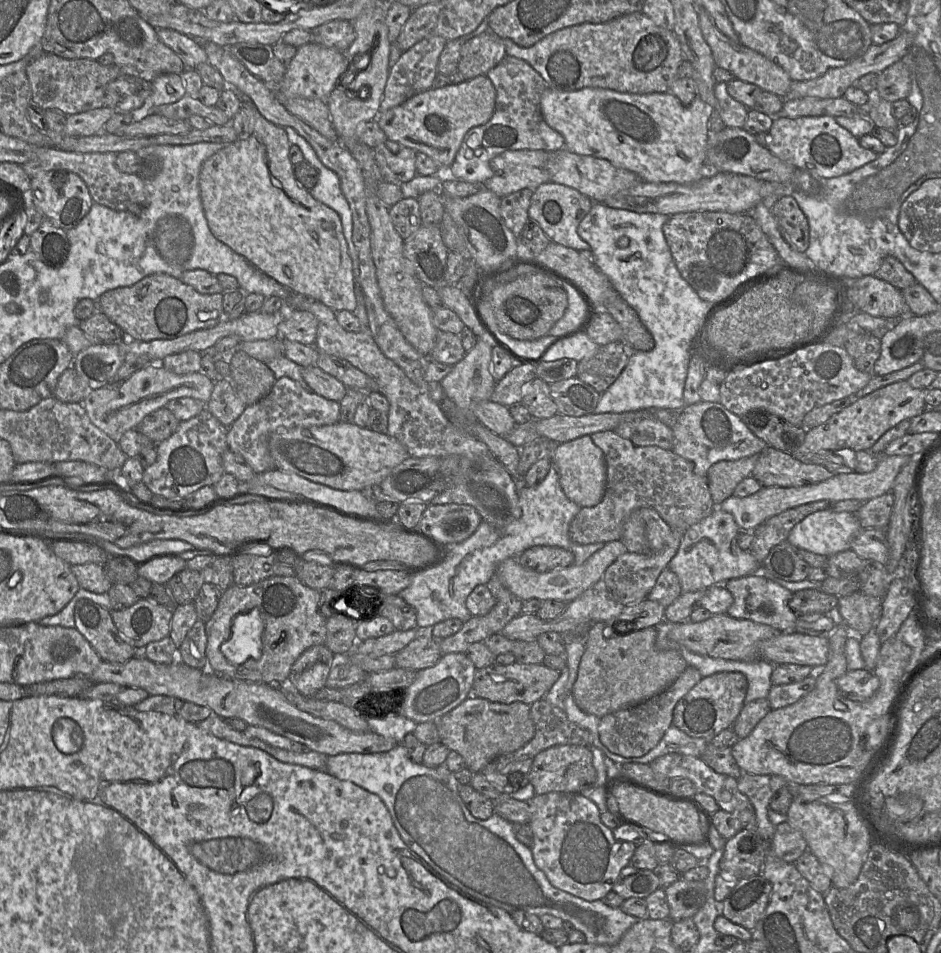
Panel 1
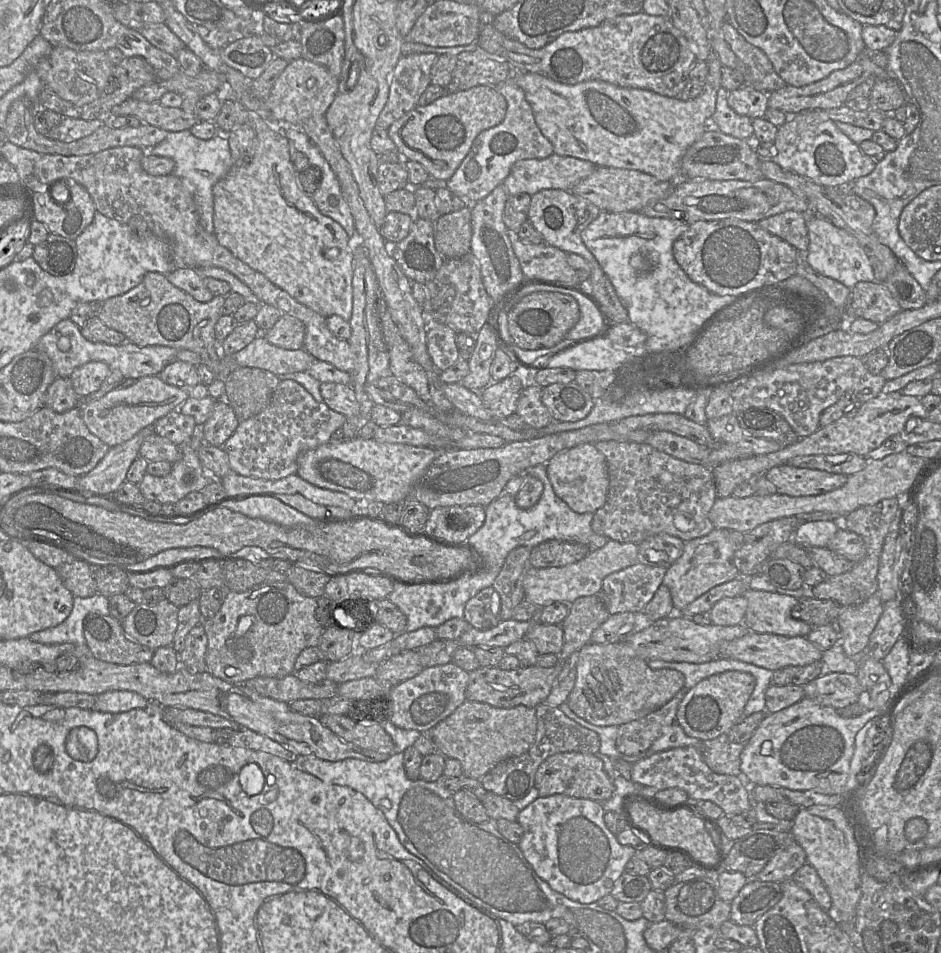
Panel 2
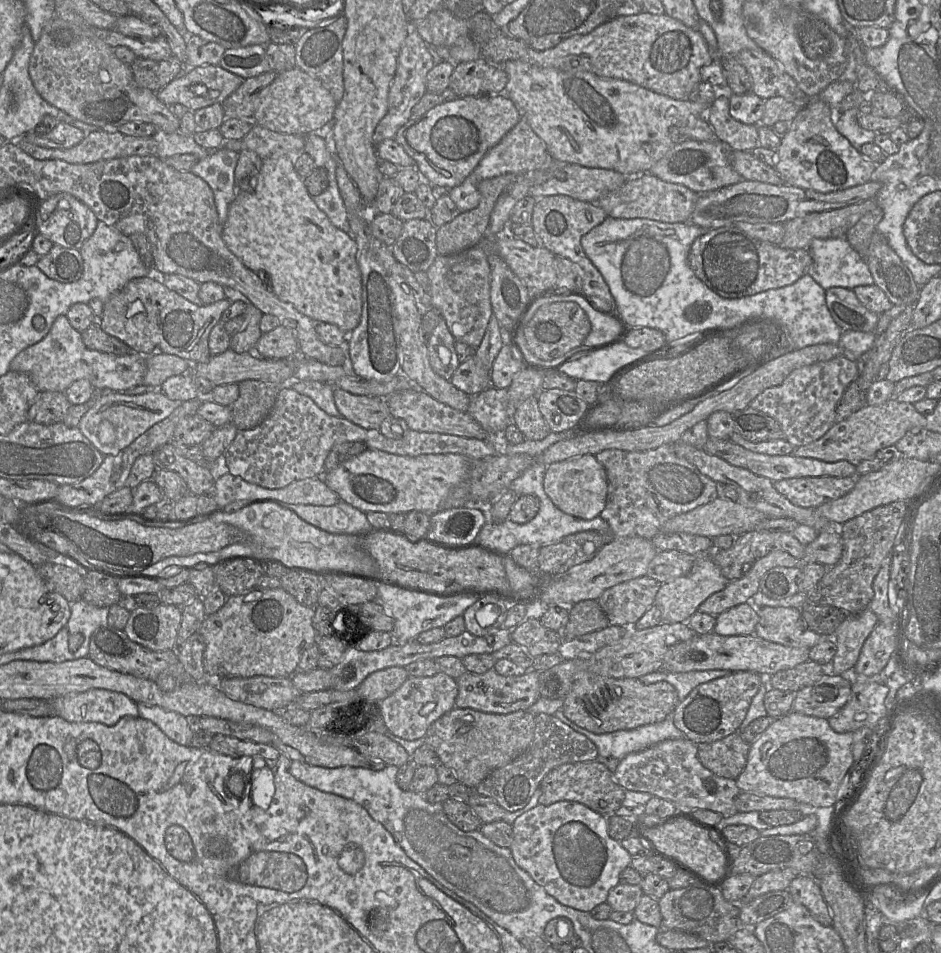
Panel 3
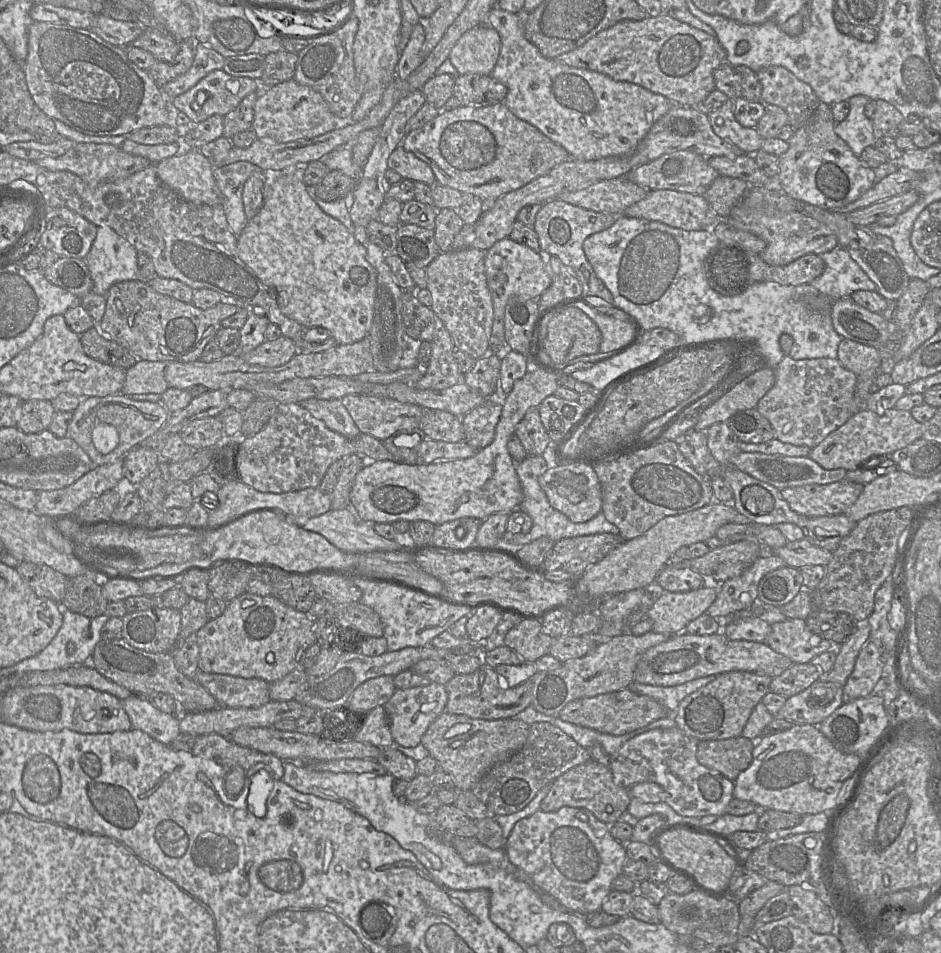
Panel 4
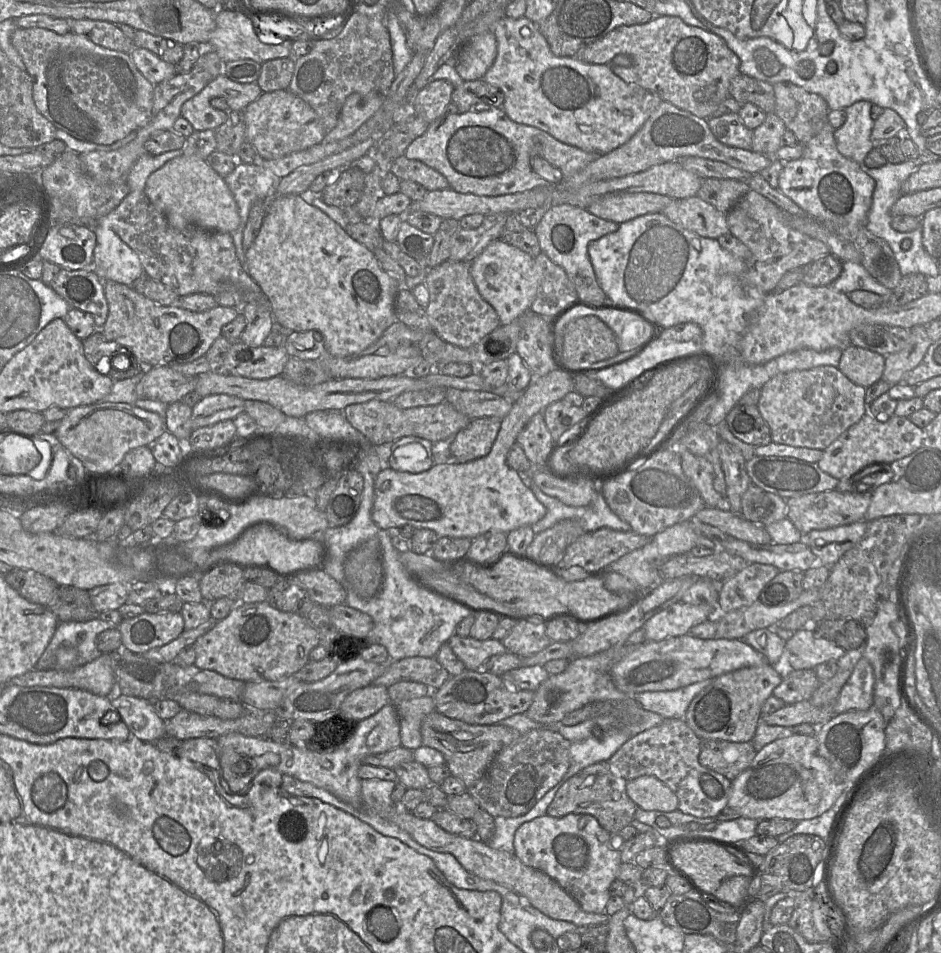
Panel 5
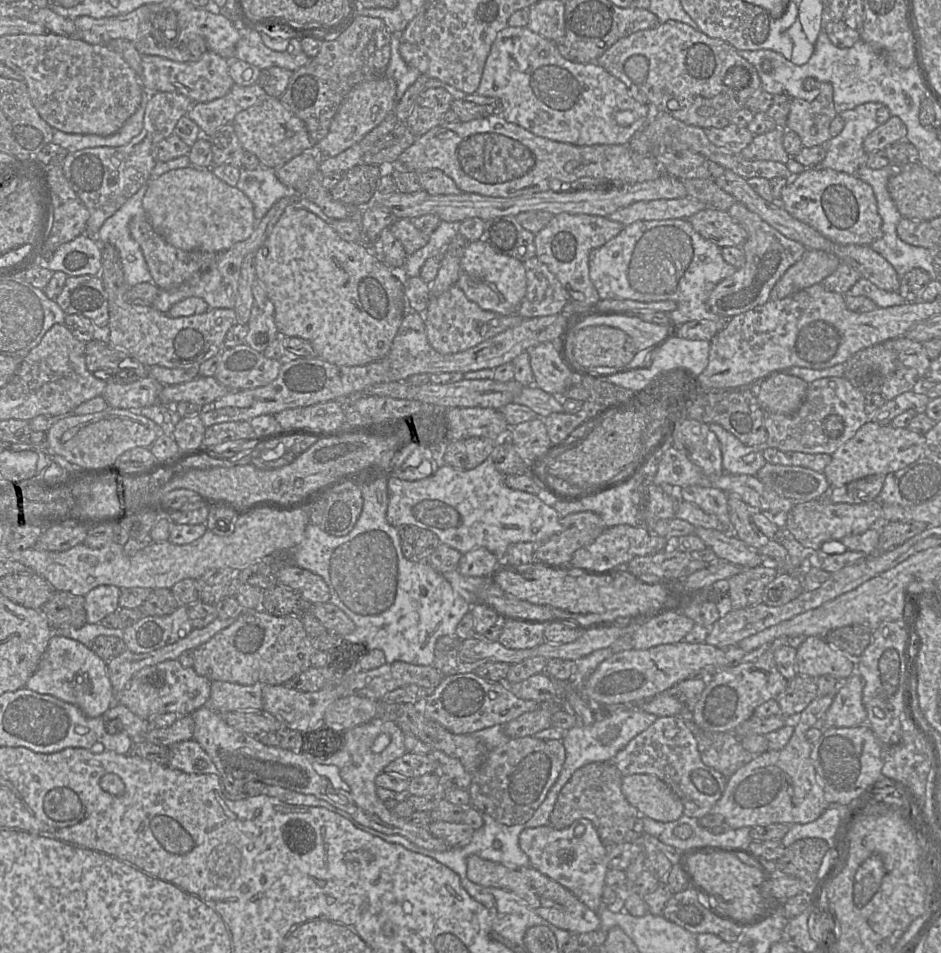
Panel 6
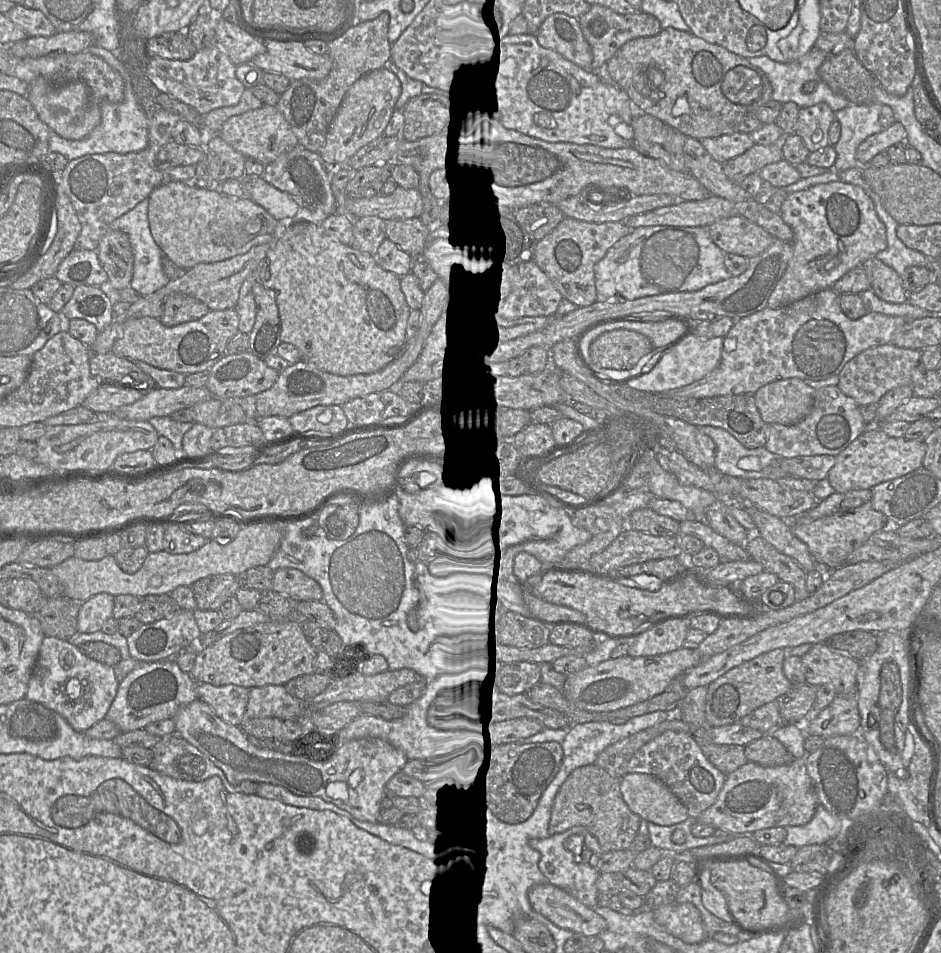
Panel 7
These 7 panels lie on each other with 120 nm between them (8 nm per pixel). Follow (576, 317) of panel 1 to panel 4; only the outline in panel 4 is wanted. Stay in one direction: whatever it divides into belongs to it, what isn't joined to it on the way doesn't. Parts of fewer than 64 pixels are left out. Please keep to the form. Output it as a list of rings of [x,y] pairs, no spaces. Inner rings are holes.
[[[573,303],[569,307],[575,307],[584,312],[599,327],[602,333],[602,341],[599,352],[611,352],[624,349],[637,335],[637,326],[624,317],[624,320],[596,312],[581,303]]]

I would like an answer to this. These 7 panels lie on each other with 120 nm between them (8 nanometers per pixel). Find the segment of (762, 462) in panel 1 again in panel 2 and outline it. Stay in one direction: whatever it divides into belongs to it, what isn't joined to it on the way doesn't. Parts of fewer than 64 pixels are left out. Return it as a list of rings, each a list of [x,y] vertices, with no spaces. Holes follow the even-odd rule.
[[[788,464],[772,467],[764,475],[768,481],[775,485],[777,493],[793,497],[827,493],[842,487],[848,479],[848,476],[844,474],[835,474],[808,468],[798,468]]]

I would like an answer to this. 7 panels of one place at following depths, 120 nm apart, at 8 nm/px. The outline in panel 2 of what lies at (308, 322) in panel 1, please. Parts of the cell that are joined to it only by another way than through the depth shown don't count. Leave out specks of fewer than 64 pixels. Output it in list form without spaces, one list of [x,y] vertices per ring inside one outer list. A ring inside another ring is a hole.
[[[282,315],[276,324],[263,332],[266,340],[279,348],[299,350],[304,348],[305,326],[297,318]]]

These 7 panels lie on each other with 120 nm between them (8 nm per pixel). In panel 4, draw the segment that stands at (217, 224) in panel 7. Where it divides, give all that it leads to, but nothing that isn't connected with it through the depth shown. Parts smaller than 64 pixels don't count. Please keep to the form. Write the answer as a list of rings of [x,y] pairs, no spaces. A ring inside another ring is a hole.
[[[190,150],[152,165],[156,165],[160,180],[185,201],[223,206],[223,197],[213,175],[214,167],[199,150]]]

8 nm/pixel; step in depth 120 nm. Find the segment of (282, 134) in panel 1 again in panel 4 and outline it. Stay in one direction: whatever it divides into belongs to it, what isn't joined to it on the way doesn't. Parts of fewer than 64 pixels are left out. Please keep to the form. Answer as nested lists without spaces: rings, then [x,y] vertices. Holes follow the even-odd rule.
[[[291,170],[283,173],[272,173],[273,175],[269,178],[265,178],[265,183],[263,187],[263,206],[260,209],[260,211],[251,219],[247,222],[246,226],[244,227],[243,231],[241,234],[237,237],[237,252],[239,258],[254,272],[254,274],[259,278],[259,280],[263,283],[265,287],[268,289],[271,289],[275,292],[275,299],[277,301],[277,304],[281,310],[281,312],[288,318],[296,321],[300,325],[302,325],[305,329],[311,328],[311,327],[321,327],[330,332],[330,334],[333,336],[335,339],[337,345],[342,345],[342,344],[353,344],[358,341],[361,341],[364,339],[370,330],[372,320],[373,320],[373,315],[374,315],[374,304],[375,304],[375,296],[376,296],[376,291],[377,291],[377,271],[375,268],[367,261],[366,259],[366,249],[363,245],[361,245],[354,237],[352,231],[349,231],[342,223],[340,223],[338,220],[334,219],[333,217],[327,215],[326,213],[323,212],[323,210],[313,201],[313,199],[310,197],[308,191],[307,191],[307,186],[303,183],[300,173],[298,172],[299,170]]]

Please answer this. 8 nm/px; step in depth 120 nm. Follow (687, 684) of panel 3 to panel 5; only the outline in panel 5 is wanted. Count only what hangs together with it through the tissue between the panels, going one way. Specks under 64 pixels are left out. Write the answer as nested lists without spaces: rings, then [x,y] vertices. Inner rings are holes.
[[[708,678],[675,690],[640,692],[630,697],[643,709],[657,713],[664,719],[684,719],[692,699],[710,685],[713,679]]]

